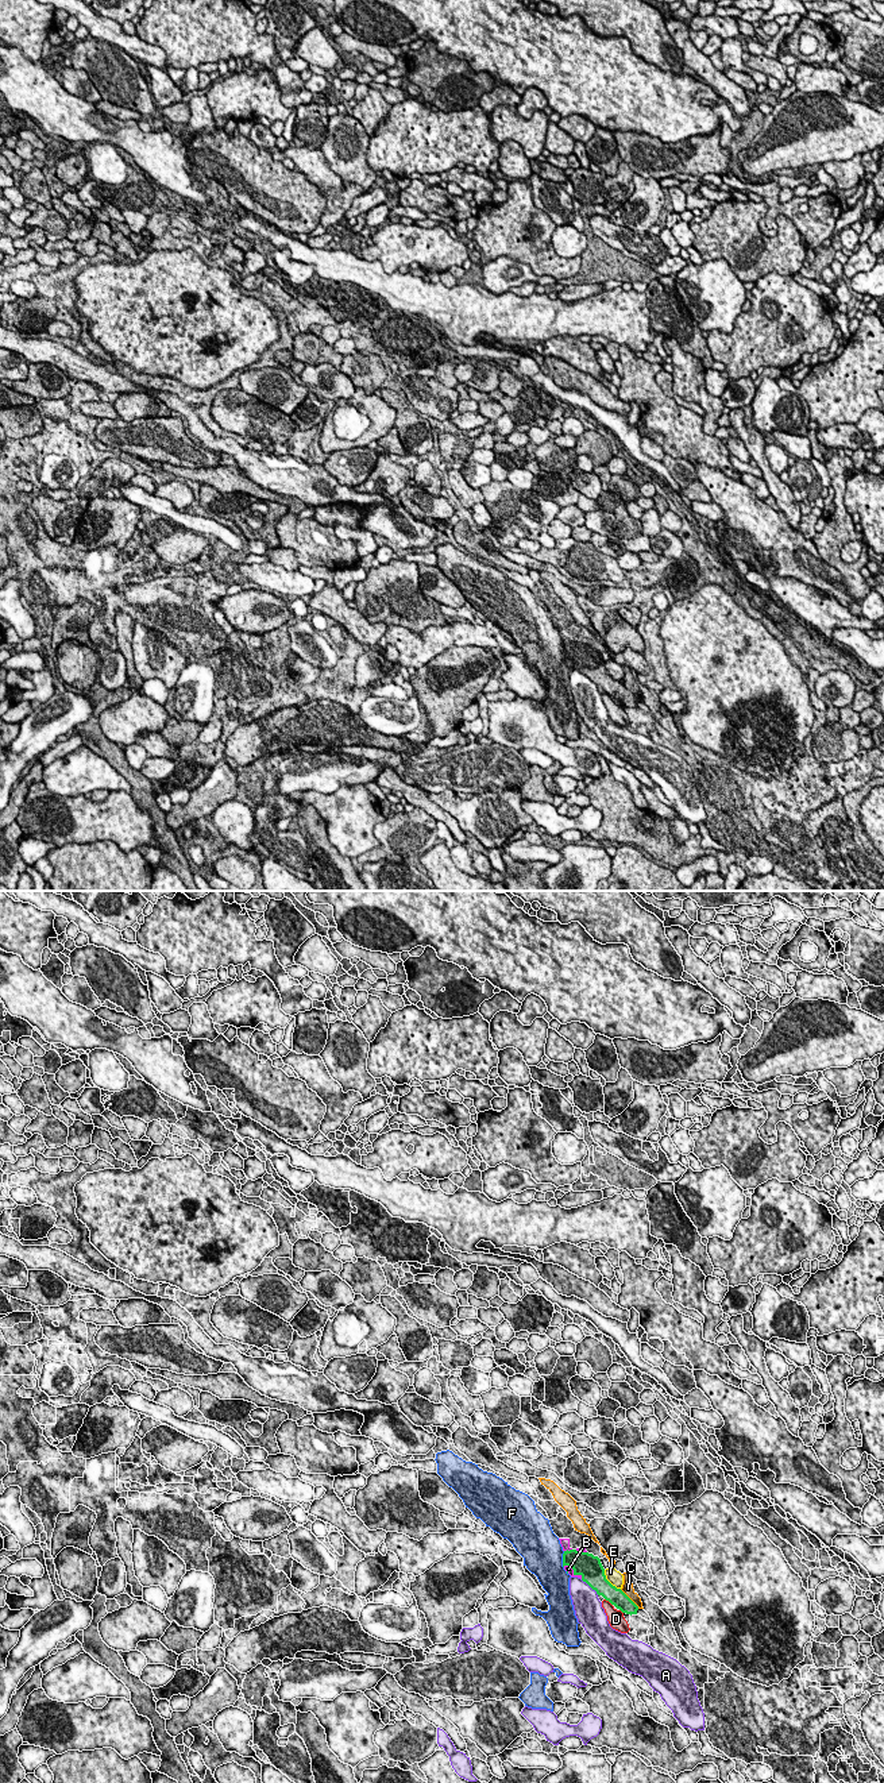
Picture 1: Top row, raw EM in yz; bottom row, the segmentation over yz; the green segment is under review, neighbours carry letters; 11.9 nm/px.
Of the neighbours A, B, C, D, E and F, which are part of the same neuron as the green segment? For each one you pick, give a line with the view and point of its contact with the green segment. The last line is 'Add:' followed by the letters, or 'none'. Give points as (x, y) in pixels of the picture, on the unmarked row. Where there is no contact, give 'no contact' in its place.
B: yz (572, 662)
Add: B

